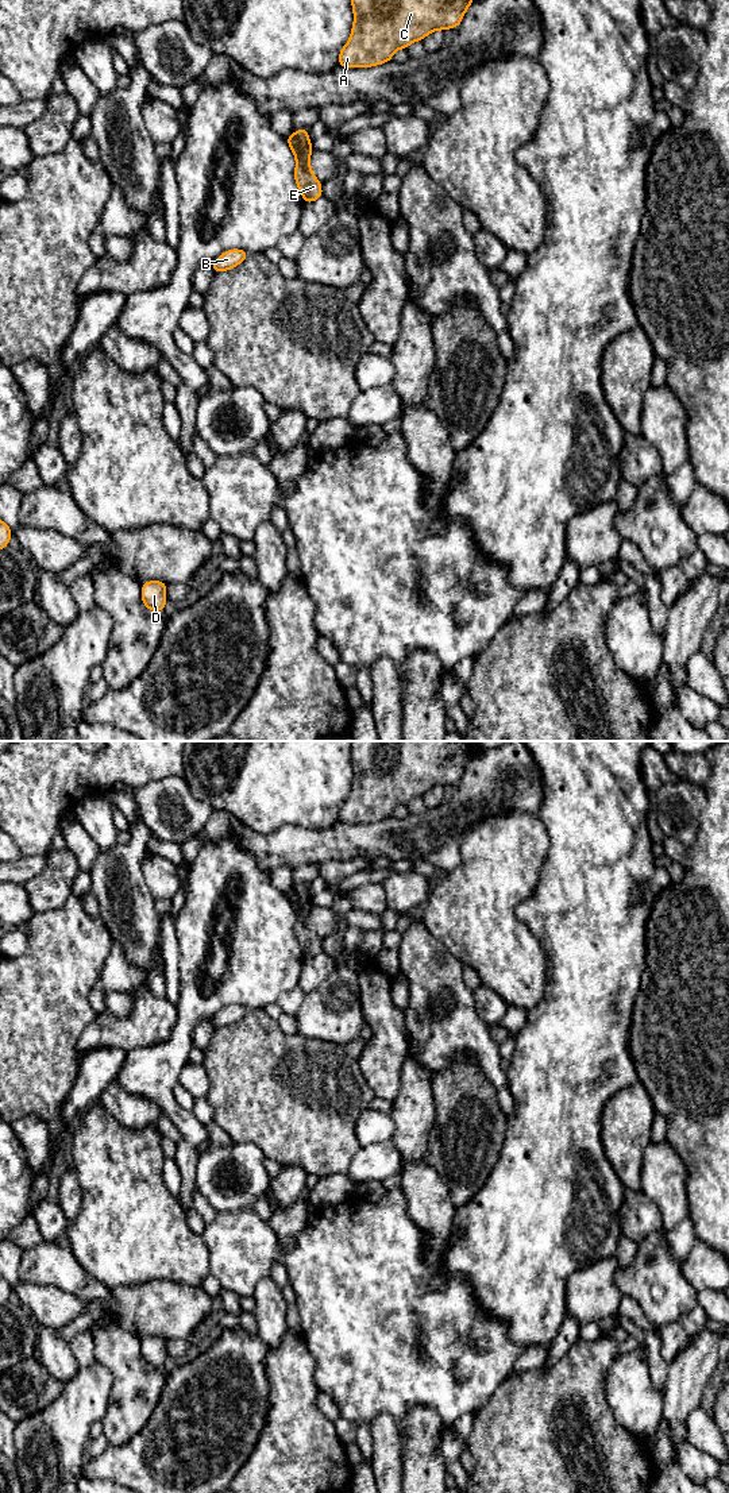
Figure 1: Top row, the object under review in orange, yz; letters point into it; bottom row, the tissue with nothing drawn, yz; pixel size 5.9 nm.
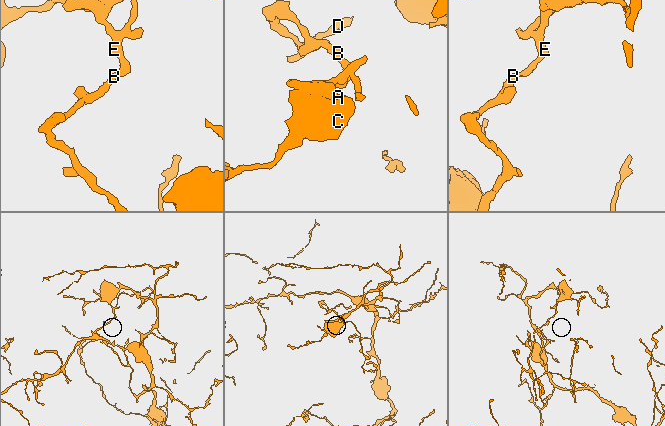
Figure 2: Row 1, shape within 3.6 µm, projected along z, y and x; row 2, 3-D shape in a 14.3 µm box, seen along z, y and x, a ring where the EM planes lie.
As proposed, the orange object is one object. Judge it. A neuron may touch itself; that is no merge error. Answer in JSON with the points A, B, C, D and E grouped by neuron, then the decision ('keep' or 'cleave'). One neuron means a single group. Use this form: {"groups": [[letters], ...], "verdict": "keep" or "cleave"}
{"groups": [["A", "C"], ["B", "D", "E"]], "verdict": "cleave"}

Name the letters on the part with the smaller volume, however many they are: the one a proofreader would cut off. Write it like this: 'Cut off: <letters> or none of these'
Cut off: B, D, E

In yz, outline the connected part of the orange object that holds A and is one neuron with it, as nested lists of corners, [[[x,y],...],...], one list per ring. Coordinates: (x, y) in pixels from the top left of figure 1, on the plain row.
[[[351,741],[354,782],[347,800],[339,809],[343,823],[371,823],[392,817],[397,805],[408,805],[412,798],[424,796],[435,786],[460,782],[464,768],[474,756],[471,741]]]

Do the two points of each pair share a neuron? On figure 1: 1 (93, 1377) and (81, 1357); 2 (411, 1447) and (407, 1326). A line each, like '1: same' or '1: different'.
1: different
2: different

